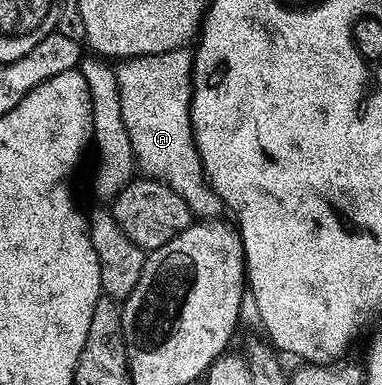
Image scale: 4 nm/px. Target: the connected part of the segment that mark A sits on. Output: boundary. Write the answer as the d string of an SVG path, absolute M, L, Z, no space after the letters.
M188 50L168 51L158 55L141 55L138 59L118 62L115 67L118 85L119 105L122 109L123 125L131 137L137 166L148 178L166 183L171 190L179 193L194 216L201 221L213 221L223 211L218 195L209 186L205 170L199 157L197 142L191 125L191 101L193 100L193 57Z

